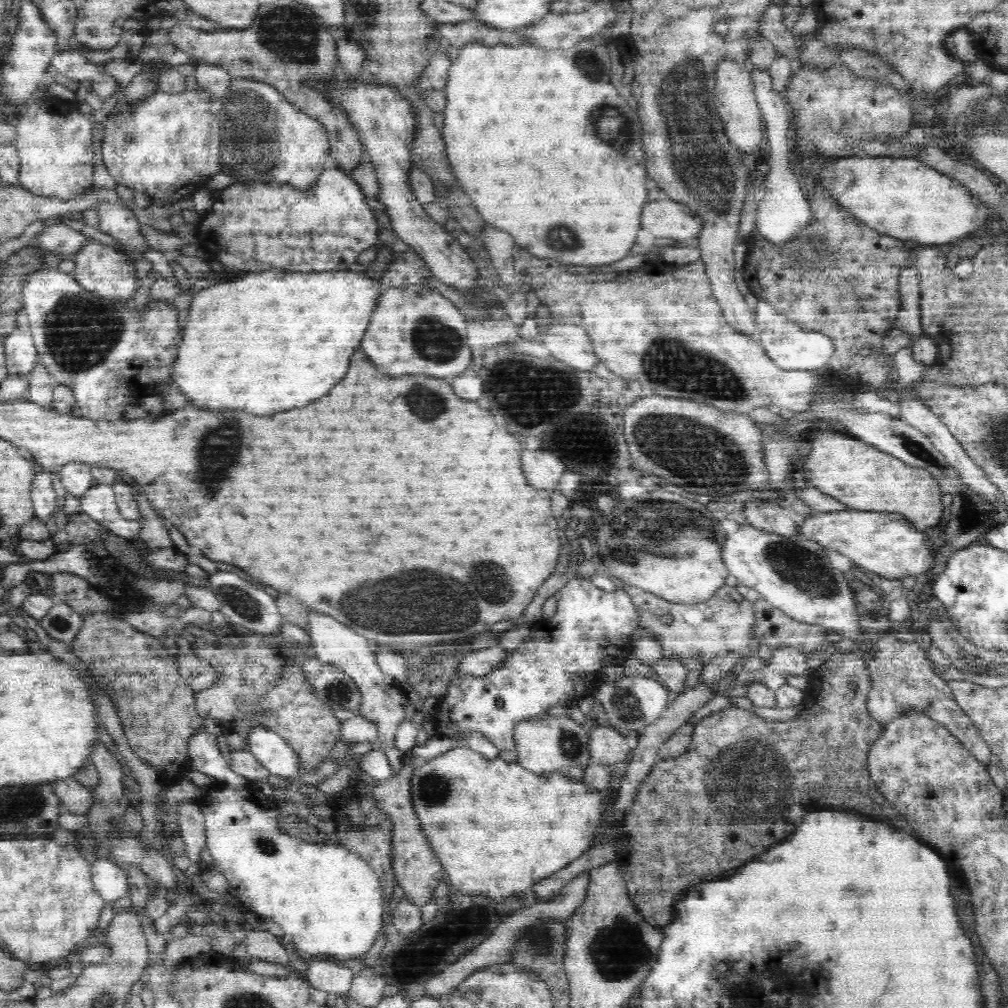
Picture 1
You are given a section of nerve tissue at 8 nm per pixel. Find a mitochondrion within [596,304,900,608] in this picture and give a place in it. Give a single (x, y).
(695, 454)

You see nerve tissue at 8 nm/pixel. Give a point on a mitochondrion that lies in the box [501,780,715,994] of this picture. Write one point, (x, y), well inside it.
(618, 950)

